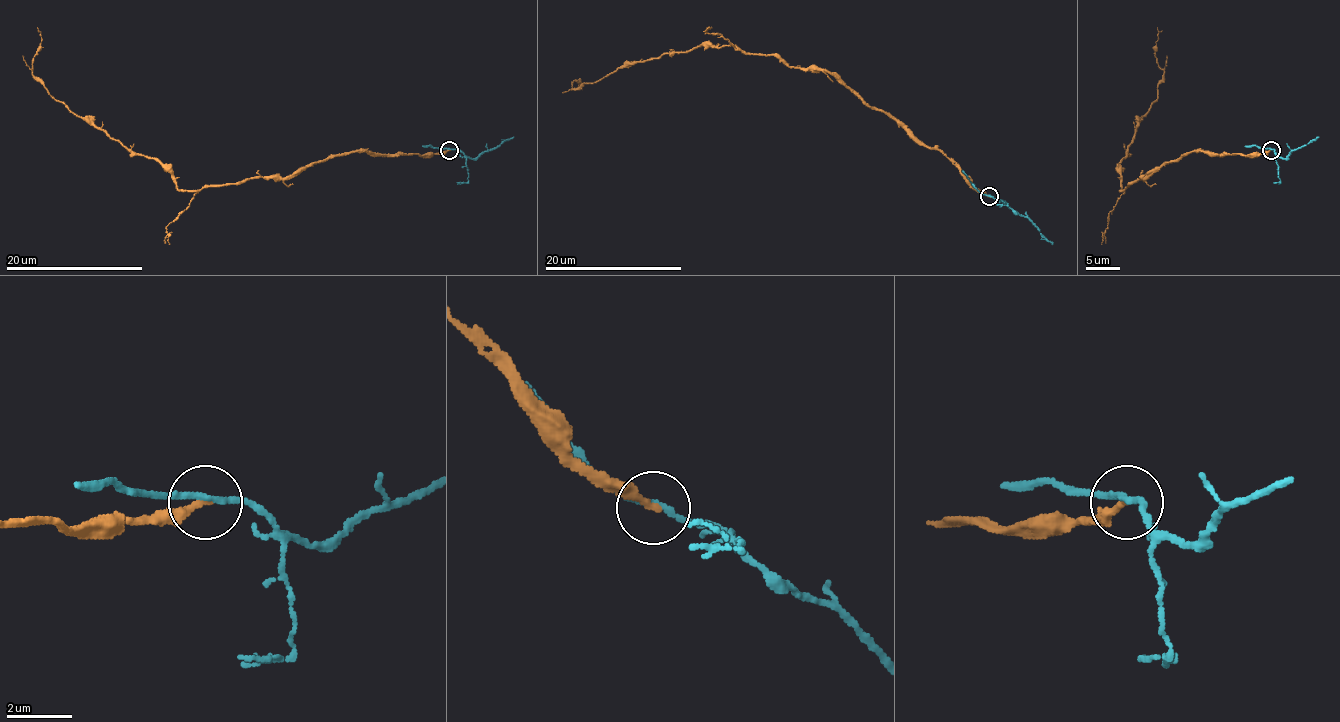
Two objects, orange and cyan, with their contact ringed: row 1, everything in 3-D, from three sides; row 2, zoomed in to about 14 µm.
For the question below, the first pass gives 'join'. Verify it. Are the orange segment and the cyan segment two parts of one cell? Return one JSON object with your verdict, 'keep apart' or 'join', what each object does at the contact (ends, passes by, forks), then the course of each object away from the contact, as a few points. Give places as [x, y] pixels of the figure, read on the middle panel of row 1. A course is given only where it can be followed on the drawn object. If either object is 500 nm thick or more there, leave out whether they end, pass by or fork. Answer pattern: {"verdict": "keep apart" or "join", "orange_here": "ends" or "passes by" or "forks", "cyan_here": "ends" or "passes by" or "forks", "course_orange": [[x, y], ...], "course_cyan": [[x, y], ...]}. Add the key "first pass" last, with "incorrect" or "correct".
{"verdict": "keep apart", "orange_here": "ends", "cyan_here": "passes by", "course_orange": [[989, 197], [830, 73], [772, 55], [697, 46], [572, 89], [577, 82]], "course_cyan": [[989, 197], [1000, 198], [1029, 219], [1053, 245]], "first pass": "incorrect"}

